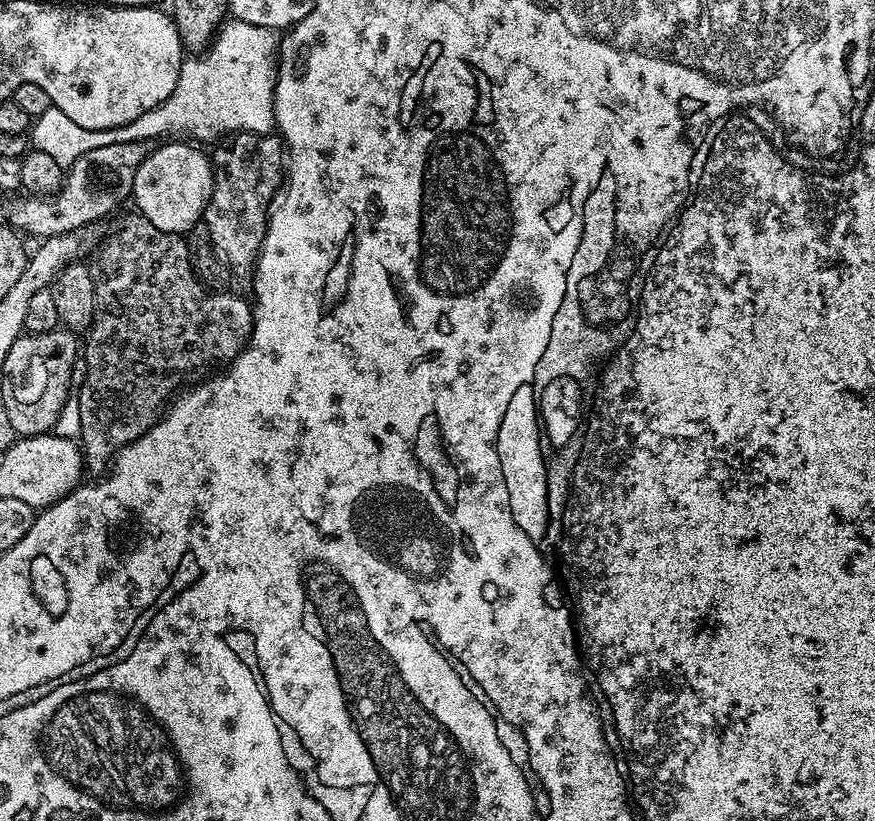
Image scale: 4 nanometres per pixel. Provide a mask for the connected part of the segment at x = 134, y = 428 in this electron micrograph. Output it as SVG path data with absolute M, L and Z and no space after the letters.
M132 214L120 232L105 242L104 249L90 260L90 267L96 287L96 313L82 340L84 381L74 407L80 420L78 440L84 446L113 444L113 449L119 450L155 426L166 402L173 399L187 376L219 360L231 362L244 349L252 336L252 304L229 290L205 288L190 266L187 239L175 232L158 230L139 214Z

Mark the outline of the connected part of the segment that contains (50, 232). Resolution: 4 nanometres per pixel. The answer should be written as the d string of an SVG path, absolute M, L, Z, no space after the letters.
M120 138L111 144L98 146L86 154L82 154L82 158L75 160L67 169L64 185L52 196L25 195L24 200L16 200L20 198L9 199L12 201L4 208L5 214L8 215L6 217L7 223L17 233L25 234L24 232L29 232L32 236L38 236L37 238L64 235L67 232L79 232L86 229L87 224L92 224L95 220L114 211L119 206L120 200L127 201L129 199L129 185L132 183L132 175L138 170L138 166L142 164L144 159L152 153L152 149L153 145L147 140L125 140Z

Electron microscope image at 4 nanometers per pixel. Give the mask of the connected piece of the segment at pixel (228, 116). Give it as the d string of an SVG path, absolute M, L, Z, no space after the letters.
M225 19L220 24L212 41L199 54L185 59L180 65L178 82L172 91L172 128L181 132L181 137L197 136L200 140L219 141L233 132L253 132L267 136L275 129L272 91L276 89L274 57L278 52L278 32L266 26L254 26L247 22Z

